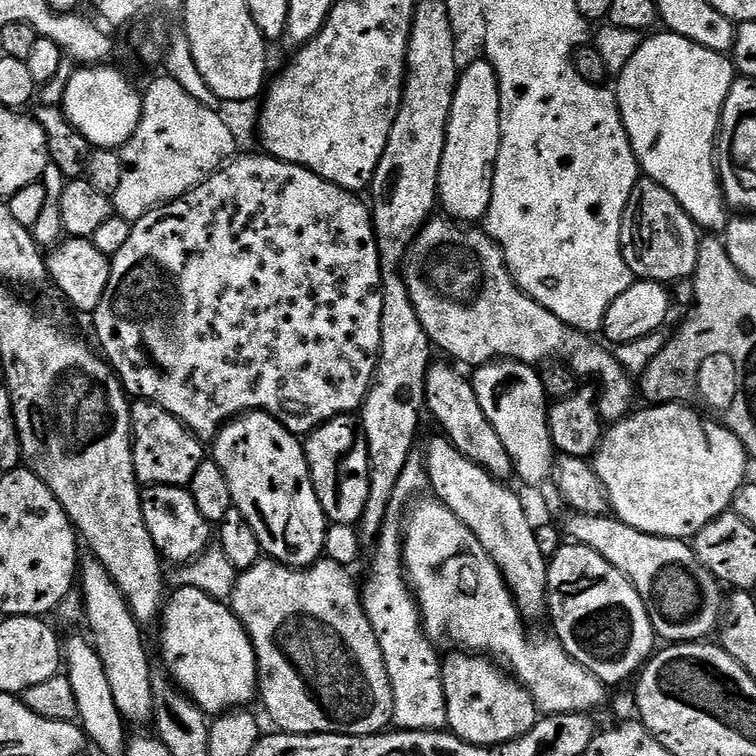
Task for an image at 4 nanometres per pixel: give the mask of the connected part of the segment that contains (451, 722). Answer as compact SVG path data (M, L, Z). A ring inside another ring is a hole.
M463 650L453 651L453 656L443 661L442 682L446 690L446 708L448 710L448 728L452 735L467 744L477 744L479 748L495 748L526 734L536 724L538 709L530 695L521 684L507 671L501 670L493 661L479 655L469 654Z

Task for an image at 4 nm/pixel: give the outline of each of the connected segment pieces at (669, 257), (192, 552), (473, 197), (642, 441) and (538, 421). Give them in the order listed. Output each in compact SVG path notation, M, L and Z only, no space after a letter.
M641 178L634 190L630 190L630 202L626 202L622 218L620 249L636 280L653 280L668 286L671 280L687 281L695 276L701 239L696 223L688 217L686 210L682 210L666 186Z
M158 486L157 488L145 487L142 492L142 518L146 522L146 530L150 530L150 538L154 538L154 546L160 551L161 557L165 561L168 560L172 566L183 566L191 564L207 552L210 547L210 541L213 539L214 528L208 523L206 518L202 518L202 514L198 514L198 506L194 506L194 498L191 491L187 487L174 488L172 486Z
M487 59L476 60L459 73L454 106L446 126L446 150L438 170L439 207L443 215L457 222L480 222L492 197L492 170L500 149L500 91L494 66Z
M683 403L648 406L645 407L645 412L633 411L625 416L624 419L615 421L605 431L600 441L600 447L594 453L594 467L608 497L608 508L614 513L615 519L622 521L626 526L651 536L660 536L663 540L683 540L688 542L696 537L706 525L714 522L714 518L718 518L721 514L731 509L733 498L735 498L740 487L746 482L750 459L749 454L742 446L740 439L729 428L725 428L723 424L712 418L703 420L692 408L695 407L685 406Z
M501 360L490 364L481 364L471 373L470 379L474 386L474 394L478 394L478 406L482 406L482 414L490 418L490 426L502 438L502 446L506 446L506 454L510 454L515 475L528 488L537 488L544 504L548 508L561 507L562 497L556 488L554 473L558 453L552 444L552 435L548 425L548 409L550 401L544 393L544 387L540 381L540 372L533 365L519 364L516 360Z

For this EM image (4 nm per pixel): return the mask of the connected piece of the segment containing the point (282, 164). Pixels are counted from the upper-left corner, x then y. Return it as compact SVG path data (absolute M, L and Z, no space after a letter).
M259 154L260 156L237 155L228 161L219 172L206 182L202 182L197 188L181 196L179 200L172 201L159 208L151 208L143 218L132 224L130 238L126 238L126 246L118 250L116 256L111 257L111 270L109 274L109 284L105 288L105 294L100 304L95 310L96 319L96 340L100 343L99 351L103 359L107 361L113 372L116 373L119 381L124 386L124 391L129 397L142 400L153 400L158 406L162 406L170 414L174 414L178 419L192 431L202 442L212 442L216 439L217 432L230 420L235 420L238 416L243 416L250 412L266 412L270 416L276 417L276 421L286 429L287 432L294 433L297 438L307 437L308 433L315 428L321 428L328 420L336 416L346 416L359 413L364 406L364 400L368 396L368 391L372 385L372 379L376 377L376 363L380 357L380 343L382 342L382 274L380 273L380 251L376 245L376 231L372 228L372 214L367 203L360 201L359 195L346 191L345 188L334 186L326 182L318 174L306 170L297 164L287 164L285 160L276 160L273 156Z

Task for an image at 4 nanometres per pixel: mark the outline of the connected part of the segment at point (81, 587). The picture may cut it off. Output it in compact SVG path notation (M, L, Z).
M95 558L81 563L78 568L78 591L84 602L83 623L88 623L92 631L90 642L96 648L98 658L102 658L102 666L106 670L106 679L110 682L110 690L114 693L114 706L118 706L118 714L129 725L144 724L153 719L152 677L154 669L148 661L148 648L144 645L142 626L128 609L128 599L121 594L114 578Z

